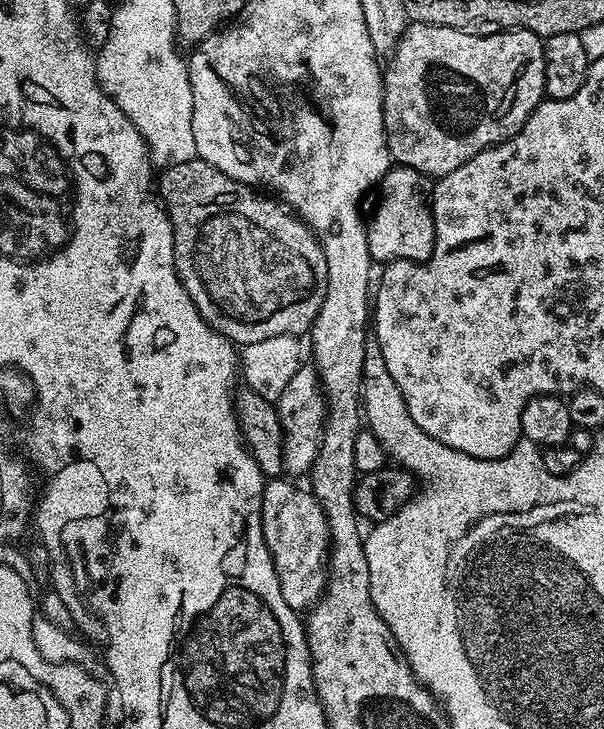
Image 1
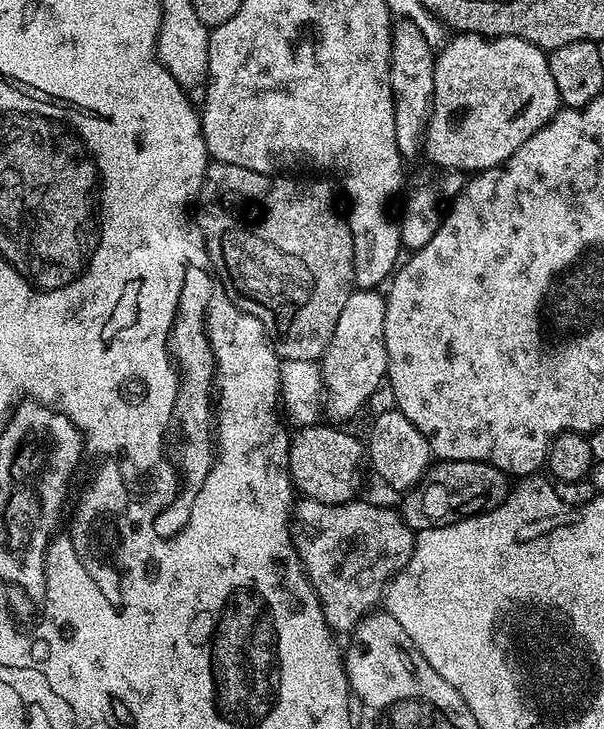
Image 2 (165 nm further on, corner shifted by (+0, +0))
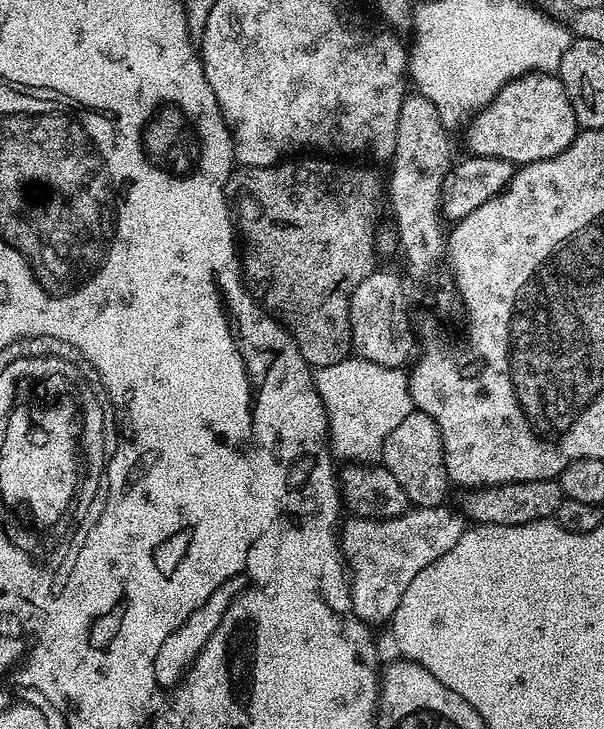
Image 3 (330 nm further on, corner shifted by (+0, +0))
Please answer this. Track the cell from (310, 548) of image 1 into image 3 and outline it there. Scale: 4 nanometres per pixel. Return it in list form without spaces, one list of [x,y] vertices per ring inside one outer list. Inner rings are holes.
[[[409,507],[400,516],[373,520],[352,516],[343,521],[338,532],[340,552],[350,573],[352,609],[369,626],[391,621],[398,610],[402,594],[426,566],[443,561],[448,551],[460,543],[466,521],[459,511],[439,508]]]

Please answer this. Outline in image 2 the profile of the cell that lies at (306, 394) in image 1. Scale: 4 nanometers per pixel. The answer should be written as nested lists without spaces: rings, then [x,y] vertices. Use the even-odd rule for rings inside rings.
[[[362,288],[353,290],[350,298],[346,298],[346,306],[342,306],[342,314],[338,314],[338,326],[334,326],[334,334],[330,338],[330,346],[326,346],[319,361],[322,388],[326,393],[322,408],[327,419],[332,422],[344,422],[362,411],[372,397],[381,391],[388,375],[388,355],[386,354],[386,296],[383,291]]]

